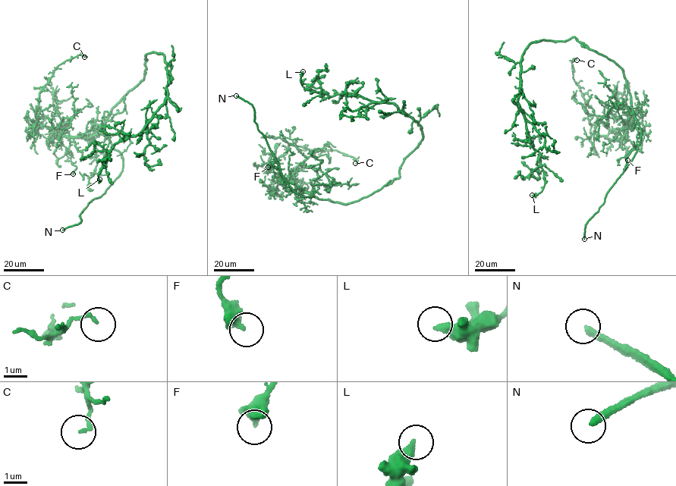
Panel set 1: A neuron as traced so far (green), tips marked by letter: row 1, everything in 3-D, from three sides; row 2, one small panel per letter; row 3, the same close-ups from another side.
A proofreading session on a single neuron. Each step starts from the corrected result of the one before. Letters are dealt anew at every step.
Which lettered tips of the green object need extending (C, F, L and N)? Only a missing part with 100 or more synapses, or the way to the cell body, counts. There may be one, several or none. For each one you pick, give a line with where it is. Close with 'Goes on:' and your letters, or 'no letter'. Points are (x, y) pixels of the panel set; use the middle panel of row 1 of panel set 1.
N: place (236, 95)
Goes on: N

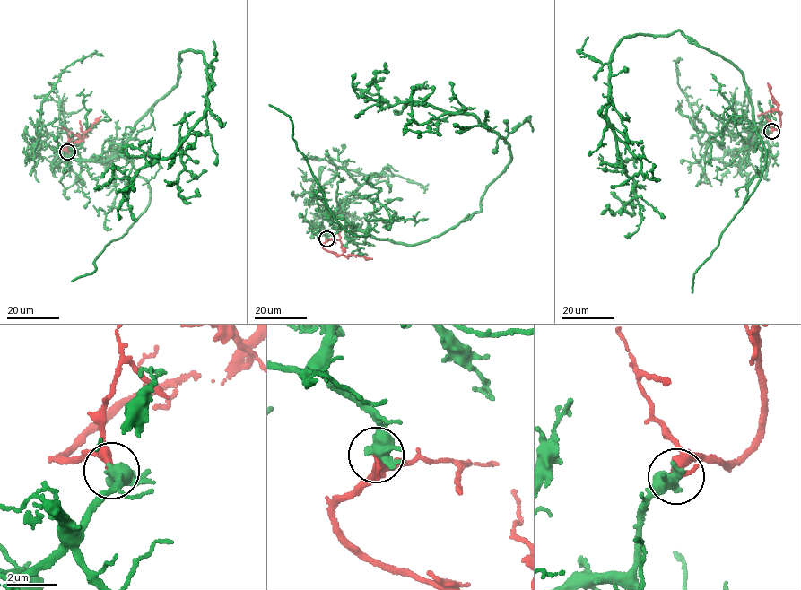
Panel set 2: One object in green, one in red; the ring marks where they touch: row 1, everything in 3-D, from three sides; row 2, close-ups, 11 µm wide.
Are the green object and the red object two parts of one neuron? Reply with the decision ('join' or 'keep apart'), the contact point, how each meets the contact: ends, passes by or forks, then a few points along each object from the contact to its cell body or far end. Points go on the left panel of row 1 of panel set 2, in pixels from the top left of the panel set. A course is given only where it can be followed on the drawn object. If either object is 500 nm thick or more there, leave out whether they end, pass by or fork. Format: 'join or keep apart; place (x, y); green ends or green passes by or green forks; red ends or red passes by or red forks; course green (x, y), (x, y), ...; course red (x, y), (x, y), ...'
join; place (67, 151); green forks; red ends; course green (67, 151), (122, 151), (176, 87), (182, 51), (203, 54), (204, 117), (139, 168), (119, 215); course red (67, 151), (64, 148), (82, 138), (61, 126)

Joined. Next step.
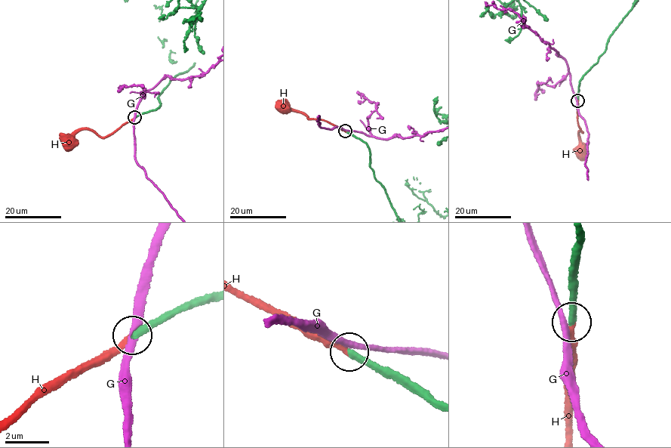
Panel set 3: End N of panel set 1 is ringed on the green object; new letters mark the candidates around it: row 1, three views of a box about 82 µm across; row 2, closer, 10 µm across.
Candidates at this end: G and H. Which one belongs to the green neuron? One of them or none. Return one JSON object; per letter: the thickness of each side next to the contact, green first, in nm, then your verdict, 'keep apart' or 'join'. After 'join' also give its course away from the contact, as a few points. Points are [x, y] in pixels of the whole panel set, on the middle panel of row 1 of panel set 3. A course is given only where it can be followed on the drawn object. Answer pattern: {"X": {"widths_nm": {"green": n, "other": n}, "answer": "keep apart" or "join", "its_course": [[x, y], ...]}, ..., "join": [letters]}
{"G": {"widths_nm": {"green": 340, "other": 300}, "answer": "keep apart"}, "H": {"widths_nm": {"green": 360, "other": 260}, "answer": "join", "its_course": [[345, 131], [323, 119], [308, 118], [287, 103], [284, 106]]}, "join": ["H"]}

